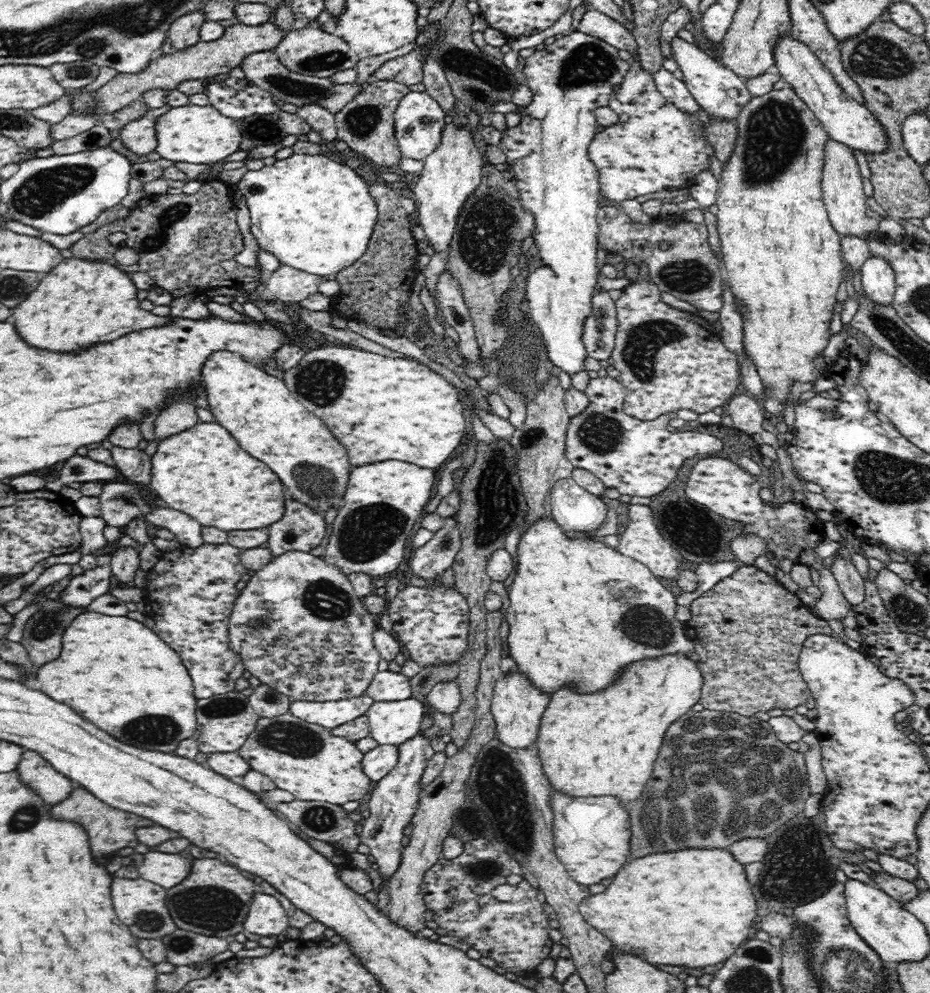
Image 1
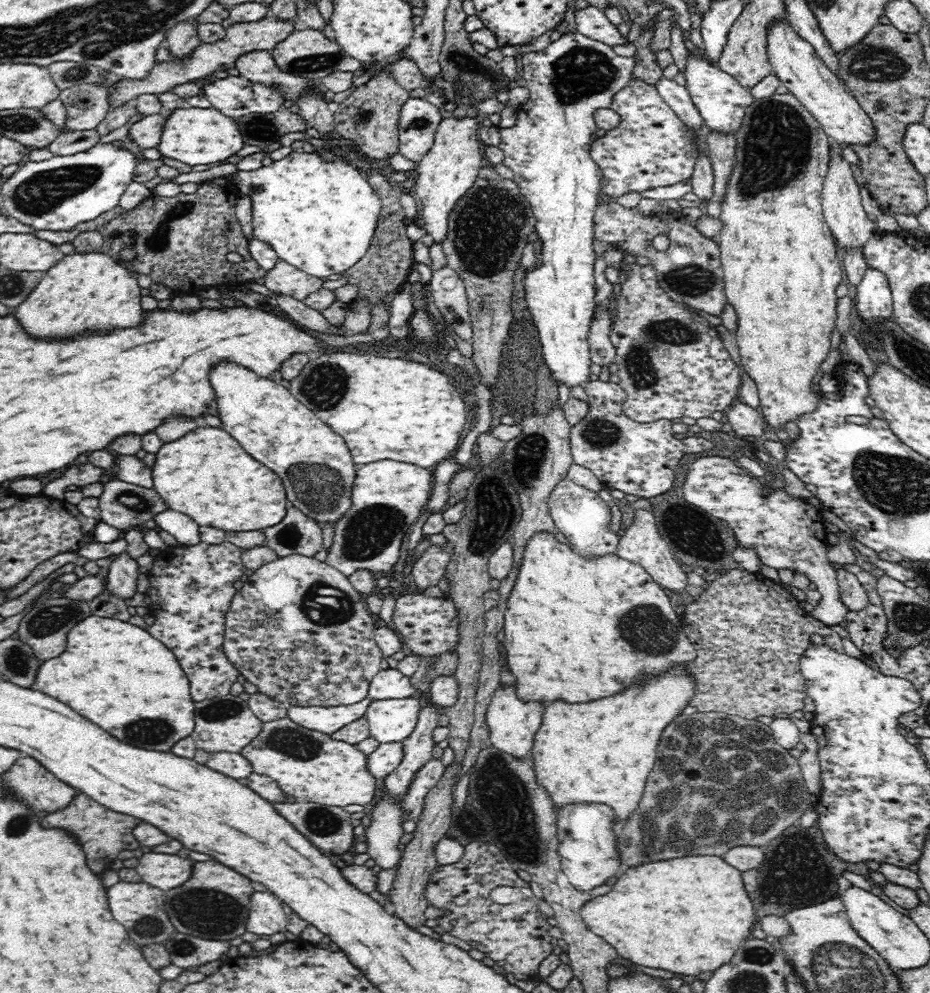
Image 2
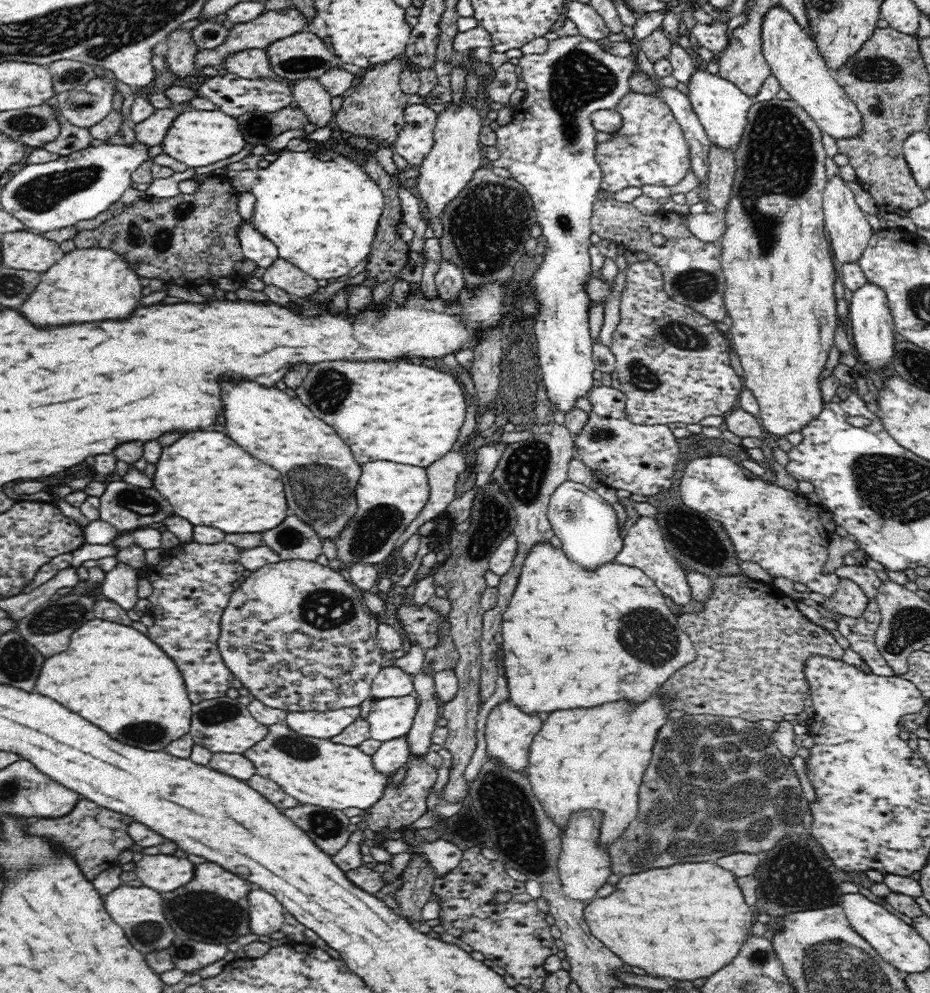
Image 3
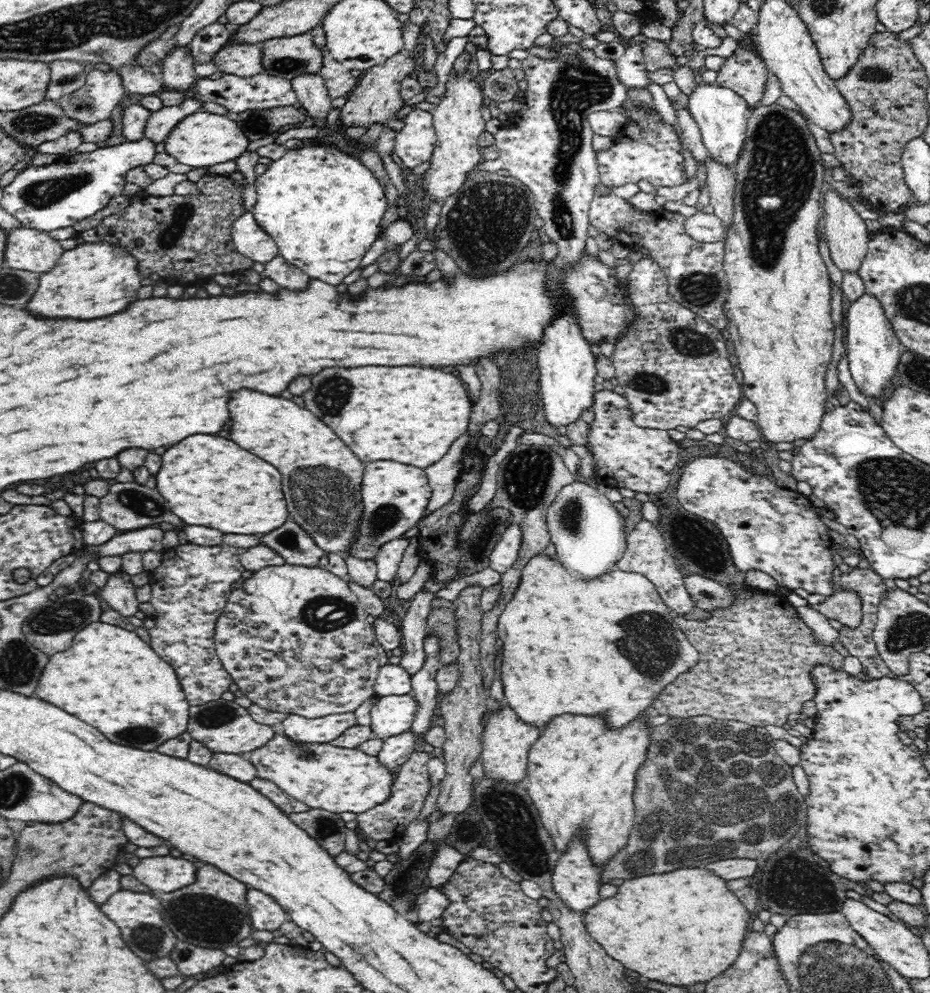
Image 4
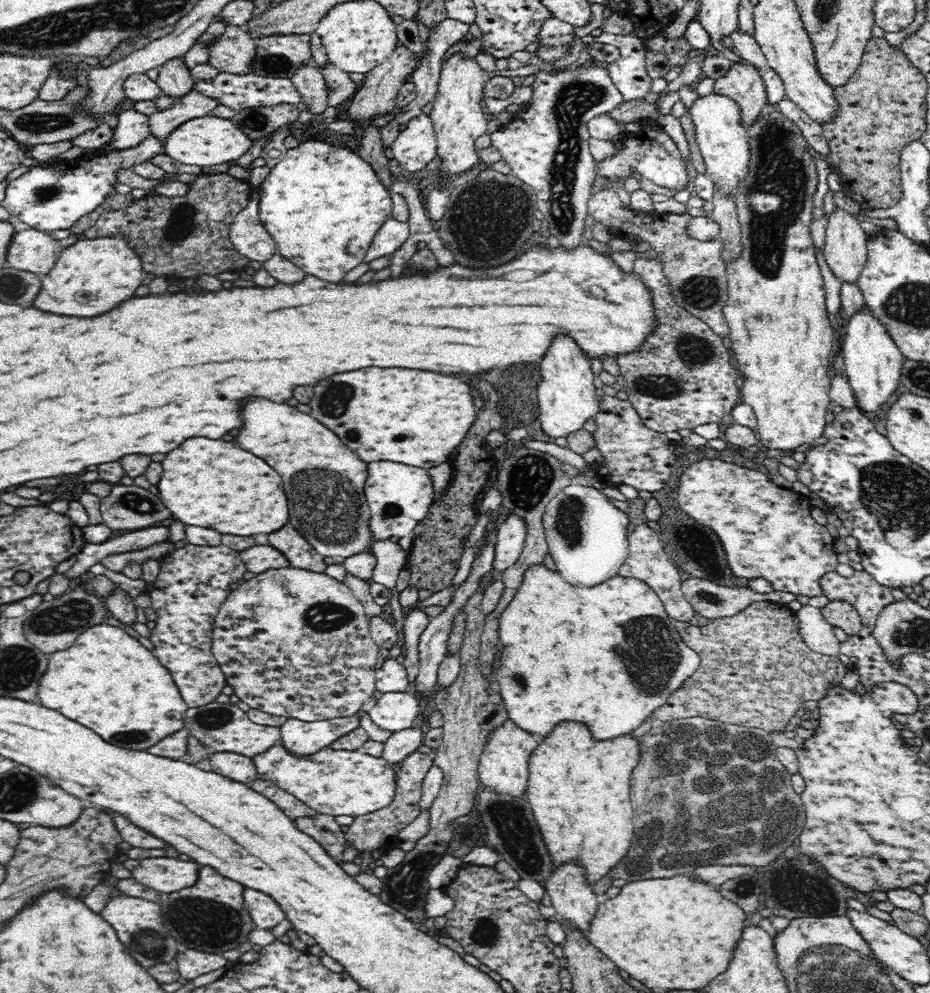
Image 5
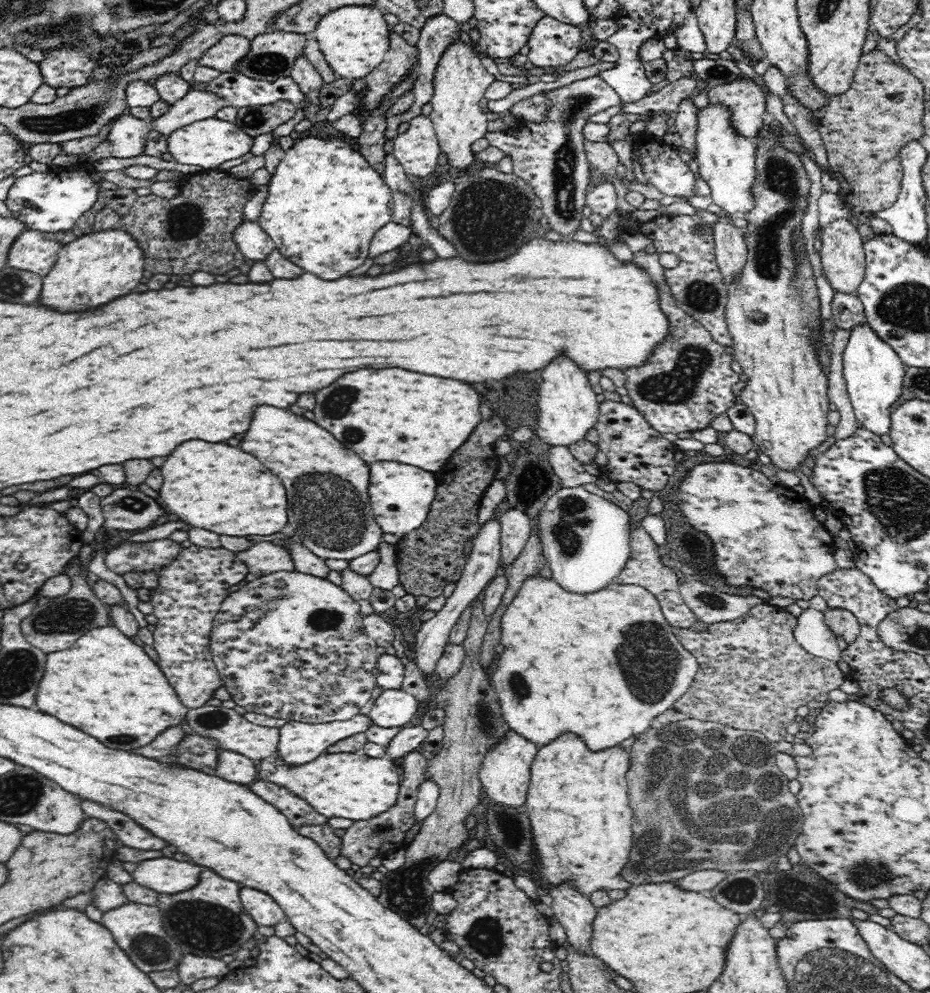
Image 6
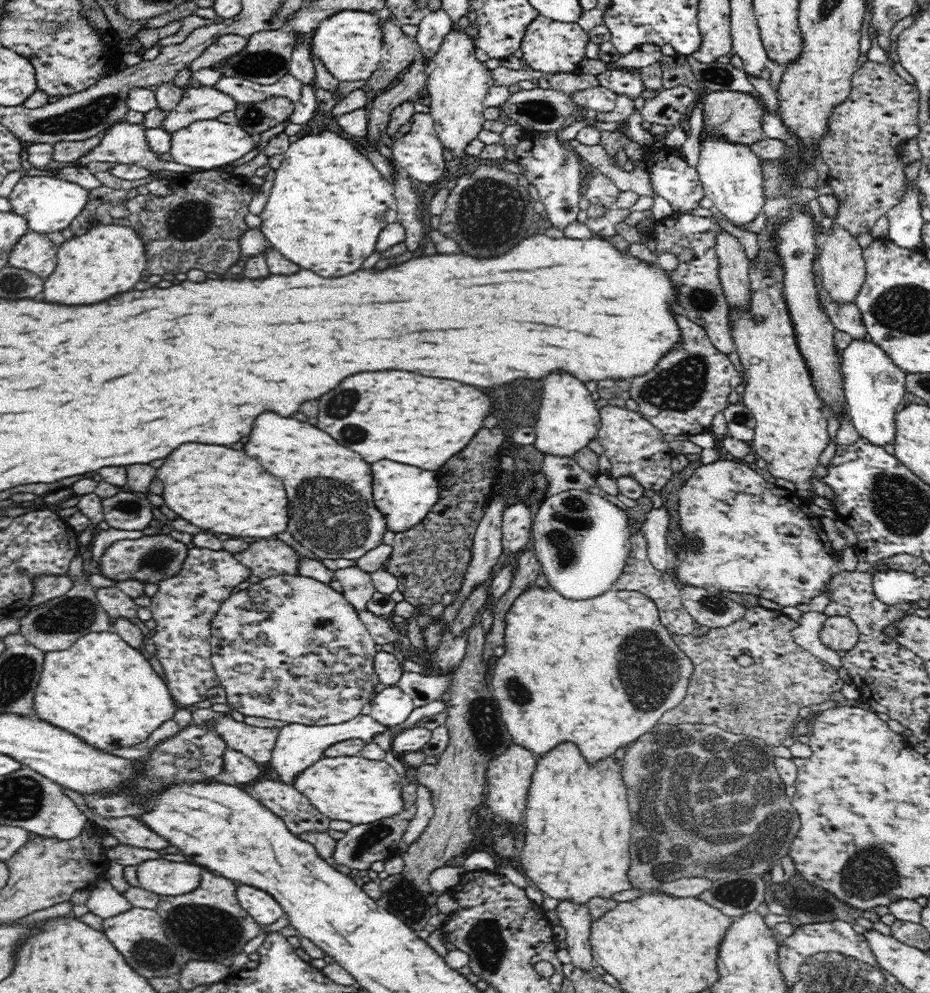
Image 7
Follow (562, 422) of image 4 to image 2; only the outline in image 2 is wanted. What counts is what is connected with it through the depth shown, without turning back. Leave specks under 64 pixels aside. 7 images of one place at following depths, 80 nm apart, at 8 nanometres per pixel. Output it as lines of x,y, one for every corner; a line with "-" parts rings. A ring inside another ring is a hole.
580,33
576,34
563,34
557,40
551,41
551,43
542,51
532,52
522,55
520,62
522,62
522,78
527,82
527,88
529,90
528,100
516,108
516,121
512,127
501,128
498,130
500,133
500,142
497,145
503,150
504,160
502,164
508,166
513,172
513,180
517,186
520,187
521,193
526,197
526,200
533,208
533,213
536,219
536,233
540,236
544,248
542,250
542,265
535,268
526,276
526,302
528,302
528,310
532,314
532,320
538,328
539,341
541,343
542,357
544,358
543,365
550,369
550,379
556,383
556,386
566,386
568,390
576,386
583,386
590,381
590,368
591,368
591,352
588,342
588,335
590,332
591,321
593,320
592,314
594,314
594,298
595,298
595,282
594,282
594,262
597,254
594,252
593,242
595,239
593,218
595,210
598,206
598,194
601,191
602,171
596,164
590,154
592,143
597,139
597,130
594,120
594,112
599,108
610,108
614,95
619,93
630,81
632,71
636,66
636,58
634,56
619,56
614,53
610,45
603,42
588,38

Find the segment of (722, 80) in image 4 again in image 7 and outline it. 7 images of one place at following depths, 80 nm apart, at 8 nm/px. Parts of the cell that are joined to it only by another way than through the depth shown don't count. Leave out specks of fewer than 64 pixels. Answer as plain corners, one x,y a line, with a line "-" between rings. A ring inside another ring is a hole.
718,91
705,95
702,104
703,122
700,132
700,146
704,141
714,137
724,139
728,143
748,146
765,137
765,132
760,124
762,107
756,97
742,92

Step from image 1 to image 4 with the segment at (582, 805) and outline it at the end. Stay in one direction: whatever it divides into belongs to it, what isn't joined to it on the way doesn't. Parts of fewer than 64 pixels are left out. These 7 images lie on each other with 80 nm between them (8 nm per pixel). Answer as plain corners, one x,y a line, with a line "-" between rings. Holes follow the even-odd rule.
574,840
566,853
559,856
558,862
552,872
552,889
558,895
558,899
570,909
584,916
585,912
601,901
599,895
601,870
592,865
592,859
588,855
585,844
581,840

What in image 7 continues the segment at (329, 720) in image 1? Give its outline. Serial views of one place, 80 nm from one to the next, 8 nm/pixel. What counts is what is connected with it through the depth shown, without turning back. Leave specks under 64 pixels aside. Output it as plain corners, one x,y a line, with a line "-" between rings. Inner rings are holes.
356,716
343,724
328,724
326,726
306,726
302,724
290,724
279,730
279,736
273,748
270,767
275,774
275,782
293,786
296,778
304,773
310,766
313,766
323,757
325,751
338,742
346,740
361,740
366,743
373,743
373,739
388,731
392,726
380,725
371,716

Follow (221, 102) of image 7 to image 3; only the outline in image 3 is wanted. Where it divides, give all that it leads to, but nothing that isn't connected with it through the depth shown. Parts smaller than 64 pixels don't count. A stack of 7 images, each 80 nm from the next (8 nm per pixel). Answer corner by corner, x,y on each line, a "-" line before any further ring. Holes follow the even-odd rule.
189,101
184,103
172,104
172,106
162,109
156,109
156,112
146,120
139,122
133,130
135,131
135,140
143,142
146,146
158,146
162,144
165,134
172,126
176,117
179,117
184,111
189,111
191,104

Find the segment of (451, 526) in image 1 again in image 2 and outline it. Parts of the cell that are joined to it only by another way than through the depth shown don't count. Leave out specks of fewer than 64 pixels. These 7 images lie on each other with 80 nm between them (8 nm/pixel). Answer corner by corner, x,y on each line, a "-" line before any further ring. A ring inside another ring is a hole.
452,544
446,545
444,550
433,545
422,556
415,560
412,567
412,576
416,586
416,593
424,595
426,588
436,586
442,578
446,564
452,556

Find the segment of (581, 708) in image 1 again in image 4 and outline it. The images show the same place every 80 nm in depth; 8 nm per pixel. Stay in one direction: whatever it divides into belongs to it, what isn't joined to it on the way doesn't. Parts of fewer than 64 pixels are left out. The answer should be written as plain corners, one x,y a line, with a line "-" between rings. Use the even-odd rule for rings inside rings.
648,711
645,716
630,722
622,730
607,730
603,718
562,714
548,724
540,740
532,746
527,758
527,777
523,780
523,784
532,798
532,803
538,809
544,829
552,836
552,843
558,856
566,853
576,836
576,840
581,840
581,844
585,844
592,865
603,870
605,864
610,862
616,853
626,848
635,823
632,794
634,794
636,772
644,764
648,751
650,734
644,727
647,715

